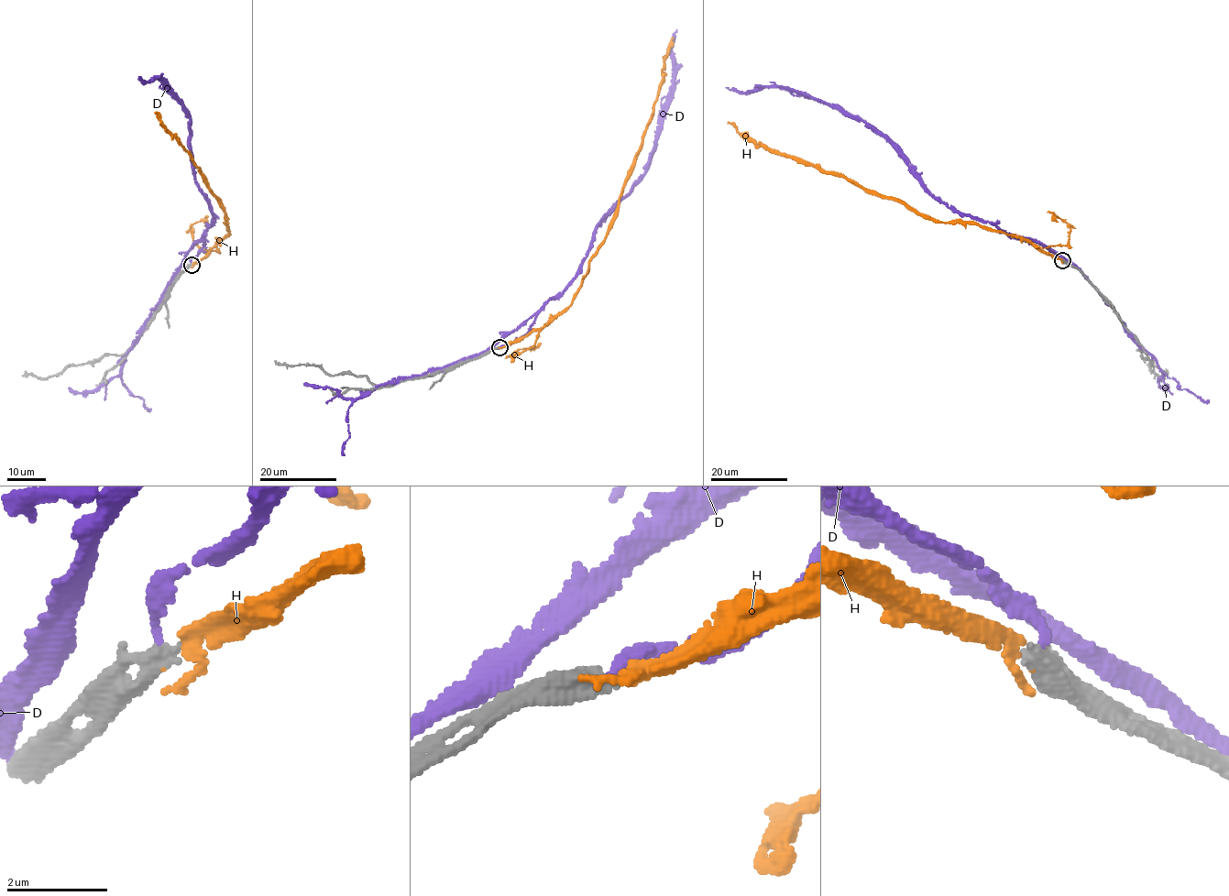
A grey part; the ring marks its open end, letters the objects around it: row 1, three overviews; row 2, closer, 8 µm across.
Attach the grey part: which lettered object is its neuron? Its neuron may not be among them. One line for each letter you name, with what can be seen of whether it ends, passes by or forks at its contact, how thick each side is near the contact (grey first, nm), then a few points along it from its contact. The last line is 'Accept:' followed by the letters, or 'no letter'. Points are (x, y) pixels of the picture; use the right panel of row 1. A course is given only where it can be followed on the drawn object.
H: it ends there; 440 nm thick on the grey side, 100 nm on the other; it runs (1062, 261), (1023, 239), (972, 223), (940, 222), (844, 178), (772, 153), (727, 122)
Accept: H

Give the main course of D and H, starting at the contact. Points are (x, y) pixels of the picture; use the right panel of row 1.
D: (1063, 259), (1038, 242), (1017, 239), (937, 201), (916, 168), (862, 121), (778, 87), (745, 92), (725, 87)
H: (1062, 261), (1023, 239), (972, 223), (940, 222), (844, 178), (772, 153), (727, 122)

